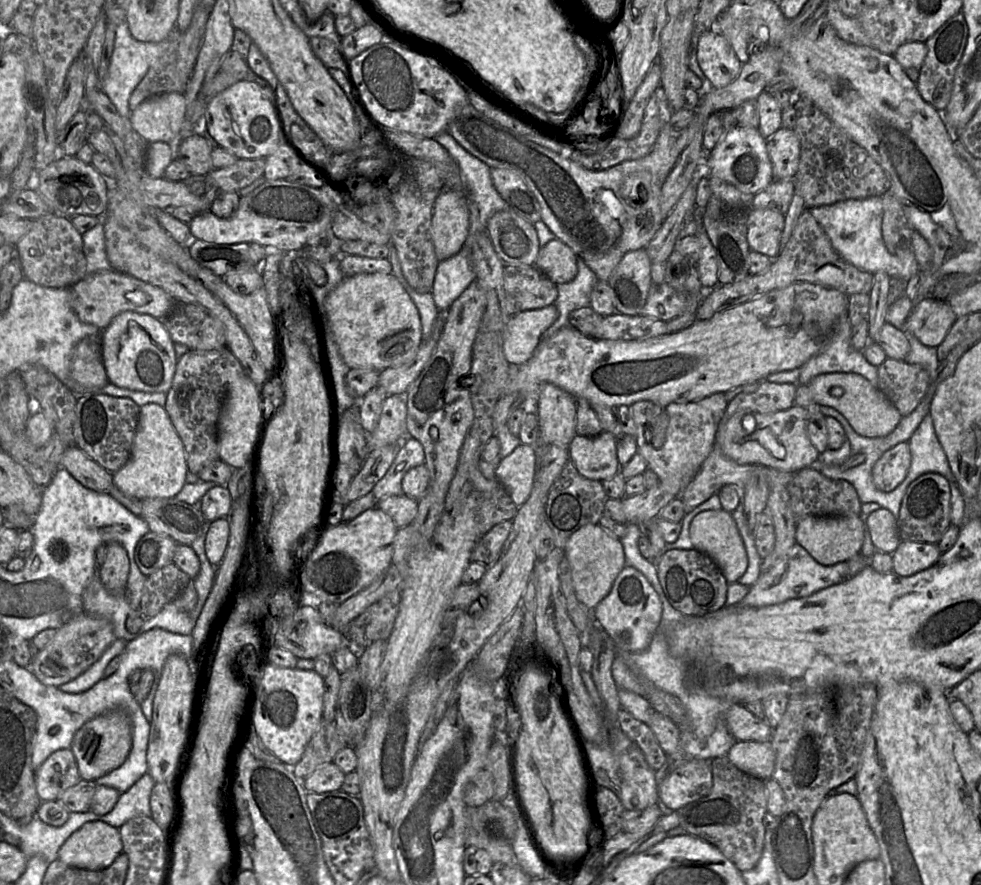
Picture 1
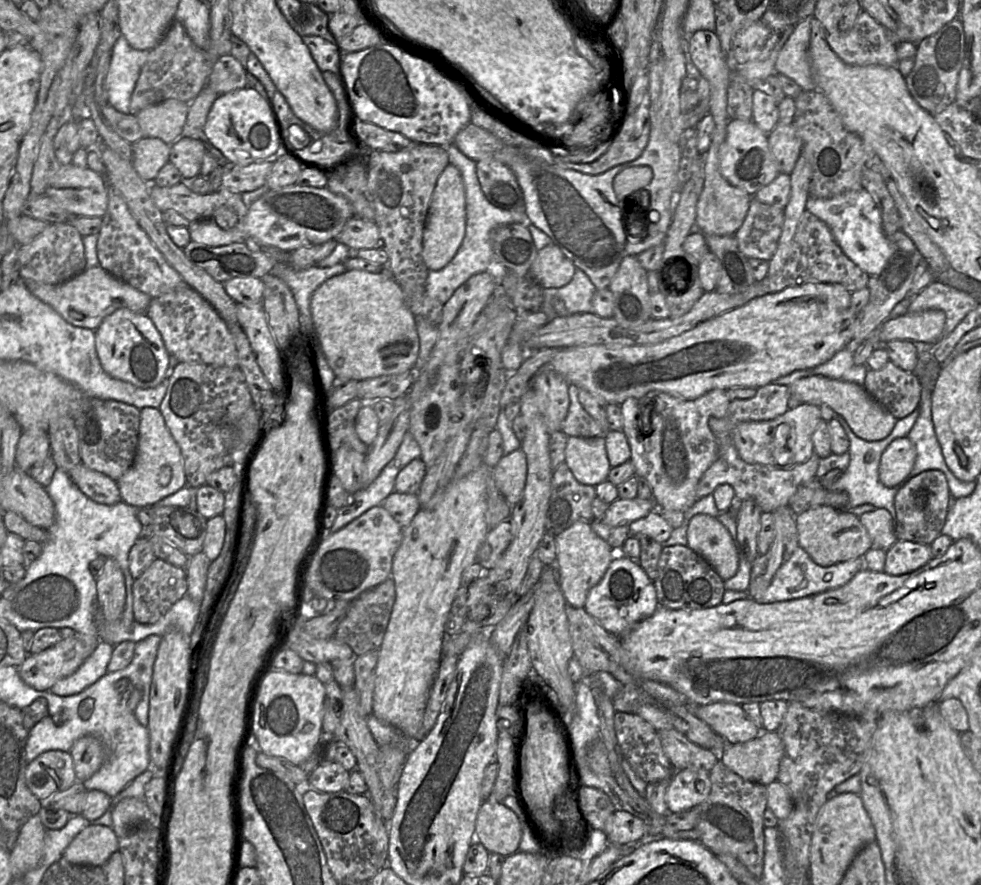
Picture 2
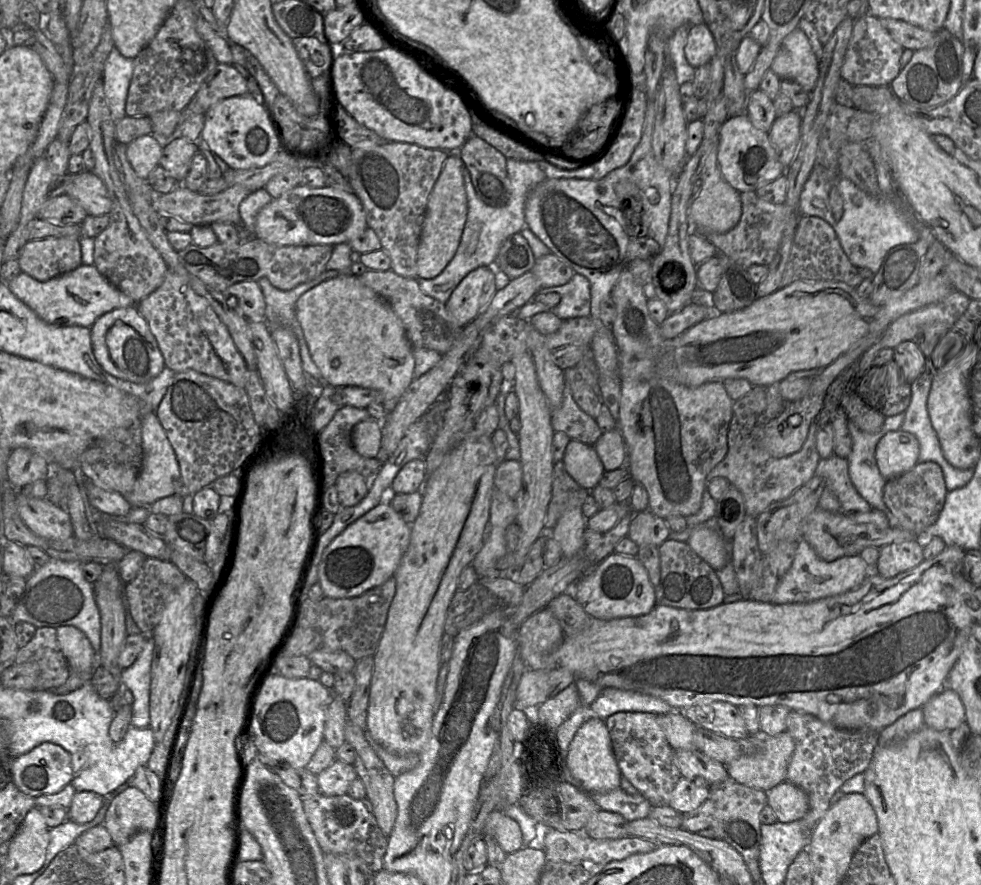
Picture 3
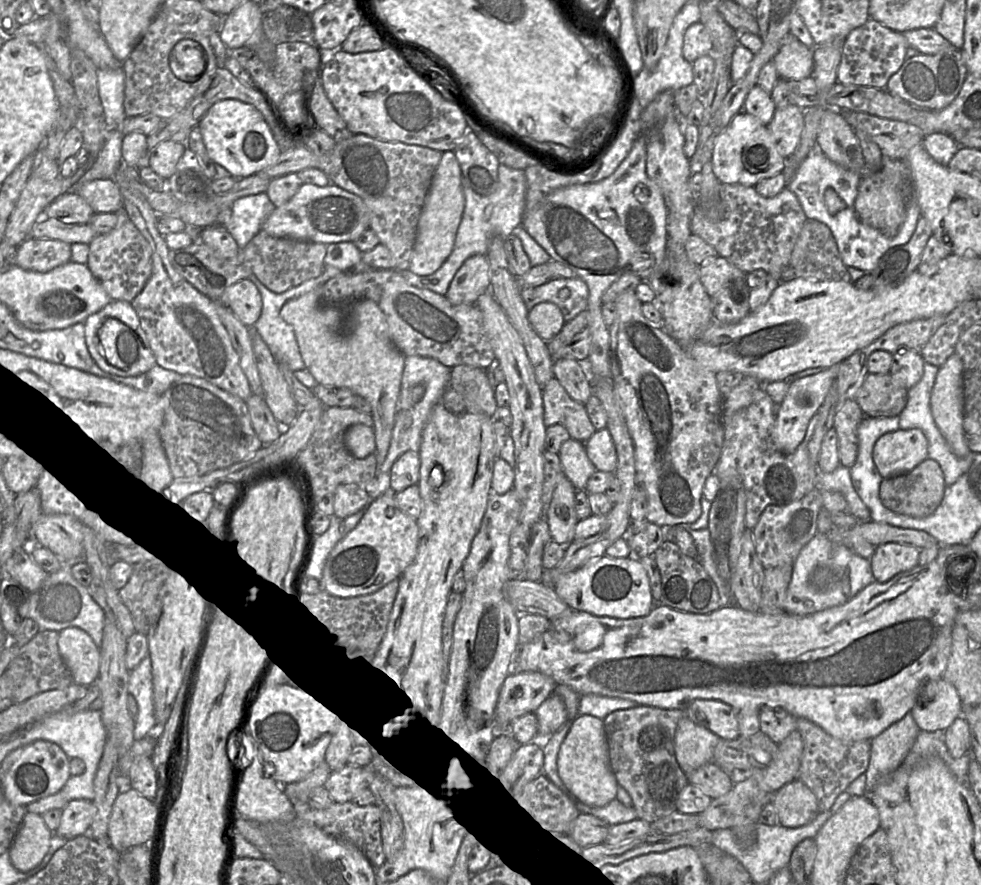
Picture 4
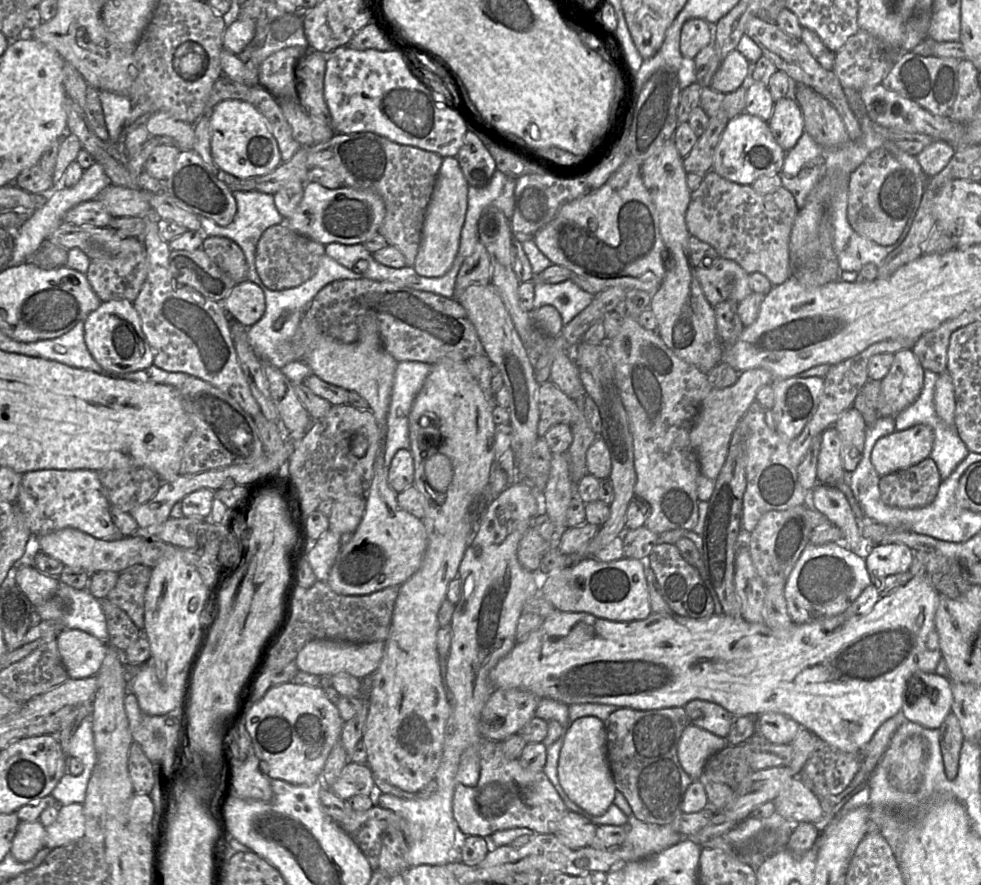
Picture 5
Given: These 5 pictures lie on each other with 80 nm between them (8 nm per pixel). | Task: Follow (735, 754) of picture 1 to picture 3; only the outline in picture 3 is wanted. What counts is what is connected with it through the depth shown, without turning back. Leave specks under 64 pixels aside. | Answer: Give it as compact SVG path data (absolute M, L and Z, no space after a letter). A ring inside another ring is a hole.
M762 730L753 734L761 742L761 750L744 755L726 765L729 777L743 785L769 791L786 781L788 764L795 743L788 732L769 736Z

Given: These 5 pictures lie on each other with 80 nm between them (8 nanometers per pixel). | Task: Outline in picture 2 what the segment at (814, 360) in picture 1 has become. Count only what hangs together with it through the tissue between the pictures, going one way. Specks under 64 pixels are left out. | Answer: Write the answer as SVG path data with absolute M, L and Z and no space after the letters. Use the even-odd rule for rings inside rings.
M851 341L830 360L814 367L812 373L832 379L854 382L863 386L869 368L866 364L857 365L854 363L854 351L858 345L855 341Z

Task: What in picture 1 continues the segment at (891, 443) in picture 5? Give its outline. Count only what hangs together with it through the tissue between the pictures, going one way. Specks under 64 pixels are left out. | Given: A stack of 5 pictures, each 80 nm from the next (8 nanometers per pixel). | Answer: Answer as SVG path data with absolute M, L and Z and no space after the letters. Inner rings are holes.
M900 442L885 451L872 469L875 487L883 492L894 490L906 477L911 464L909 442Z

